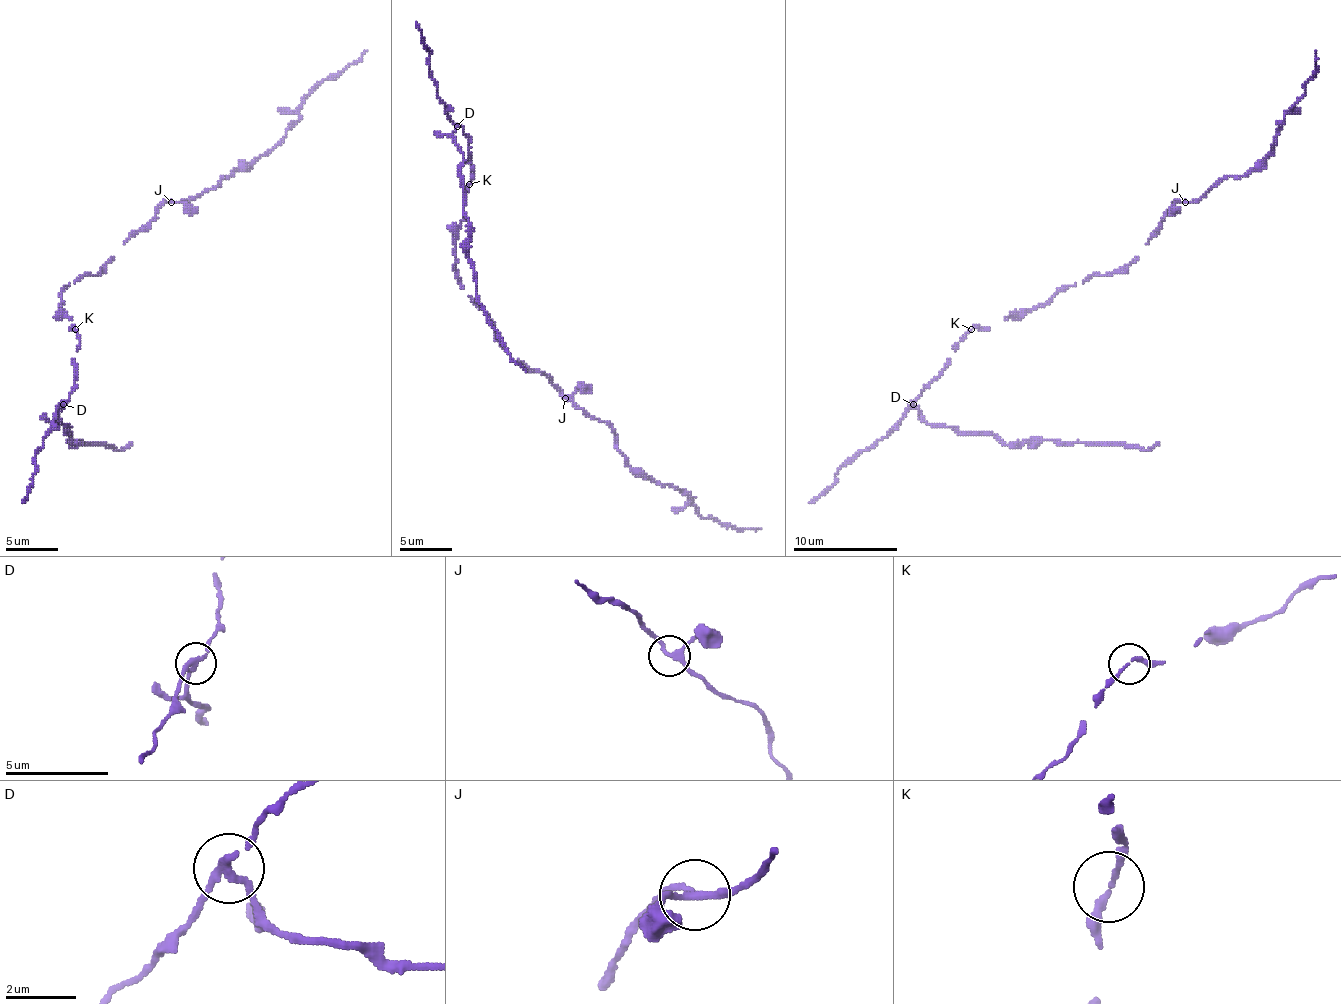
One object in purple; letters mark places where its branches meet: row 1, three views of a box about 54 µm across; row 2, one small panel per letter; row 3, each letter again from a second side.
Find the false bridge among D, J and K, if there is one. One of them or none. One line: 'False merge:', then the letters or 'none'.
False merge: D

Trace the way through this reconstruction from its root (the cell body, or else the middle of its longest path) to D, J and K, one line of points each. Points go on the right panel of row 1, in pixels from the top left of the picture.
D: (1070, 286), (1060, 288), (1044, 304), (1013, 312), (989, 327), (973, 327), (958, 343), (950, 364), (913, 403)
J: (1070, 286), (1083, 283), (1094, 275), (1125, 270), (1156, 233), (1167, 213), (1180, 199), (1185, 202)
K: (1070, 286), (1060, 288), (1044, 304), (1013, 312), (989, 327), (971, 330)

